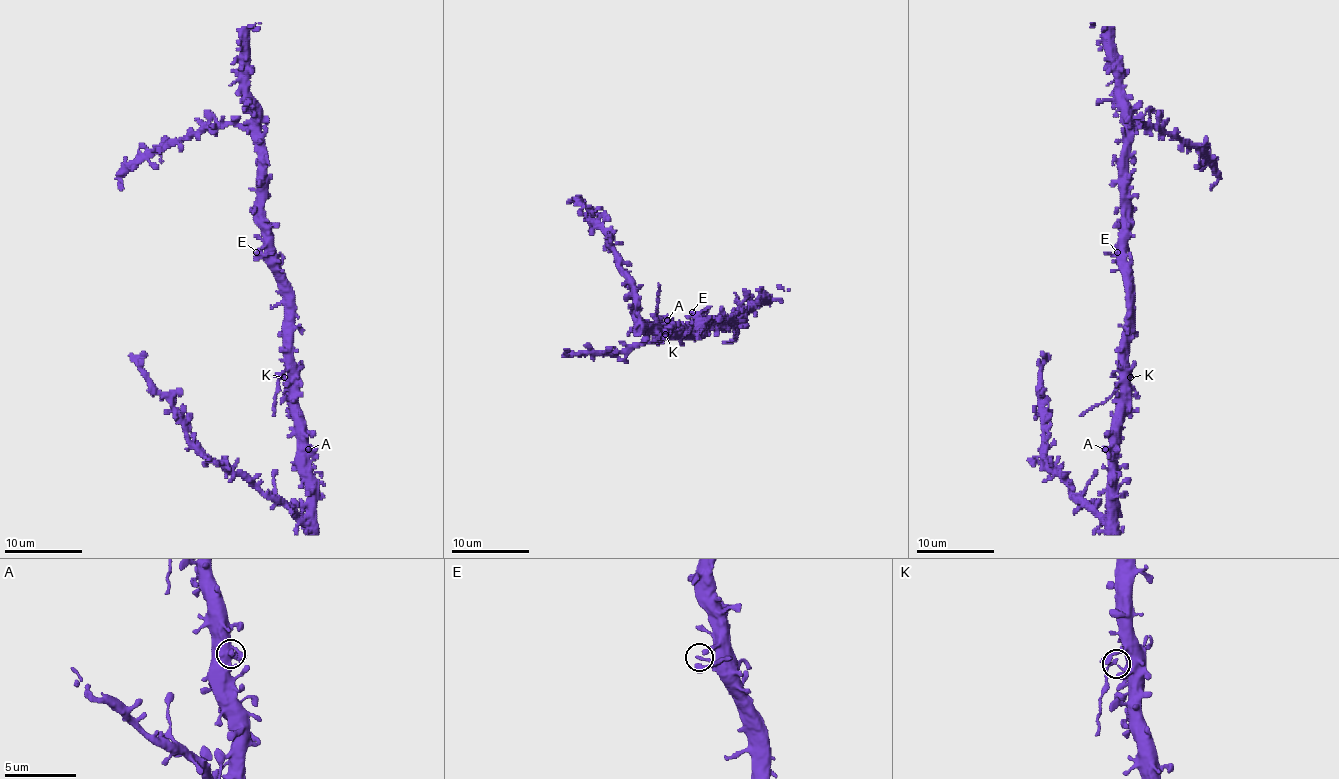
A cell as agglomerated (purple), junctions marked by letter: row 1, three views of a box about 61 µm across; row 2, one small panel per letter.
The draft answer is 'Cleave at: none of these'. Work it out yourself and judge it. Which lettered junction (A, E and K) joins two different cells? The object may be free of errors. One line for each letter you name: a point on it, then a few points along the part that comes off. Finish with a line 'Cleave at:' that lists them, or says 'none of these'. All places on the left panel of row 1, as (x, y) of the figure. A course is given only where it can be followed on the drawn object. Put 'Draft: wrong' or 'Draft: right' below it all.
K: Place: (284, 377). Course of the part to remove: (284, 377), (278, 381), (272, 415)
Cleave at: K
Draft: wrong

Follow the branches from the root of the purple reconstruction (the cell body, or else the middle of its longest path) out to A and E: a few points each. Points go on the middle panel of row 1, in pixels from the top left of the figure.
A: (673, 333), (659, 333), (662, 330), (658, 330), (667, 320)
E: (673, 333), (696, 335), (699, 324), (692, 312)

